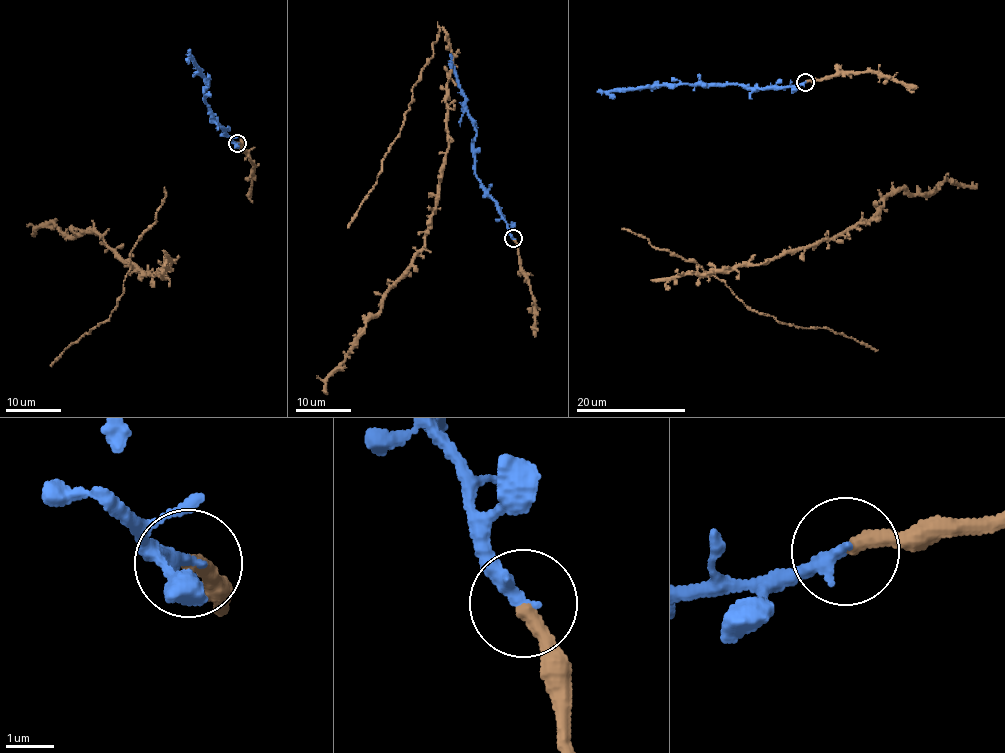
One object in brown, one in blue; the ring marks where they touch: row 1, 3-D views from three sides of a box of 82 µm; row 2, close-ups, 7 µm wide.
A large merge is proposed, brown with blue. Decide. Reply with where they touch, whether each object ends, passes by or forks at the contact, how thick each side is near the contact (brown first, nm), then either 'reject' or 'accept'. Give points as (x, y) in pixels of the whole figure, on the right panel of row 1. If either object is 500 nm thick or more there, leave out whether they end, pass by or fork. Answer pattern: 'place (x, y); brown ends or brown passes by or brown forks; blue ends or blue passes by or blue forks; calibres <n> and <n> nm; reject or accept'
place (805, 82); brown ends; blue ends; calibres 320 and 320 nm; accept

